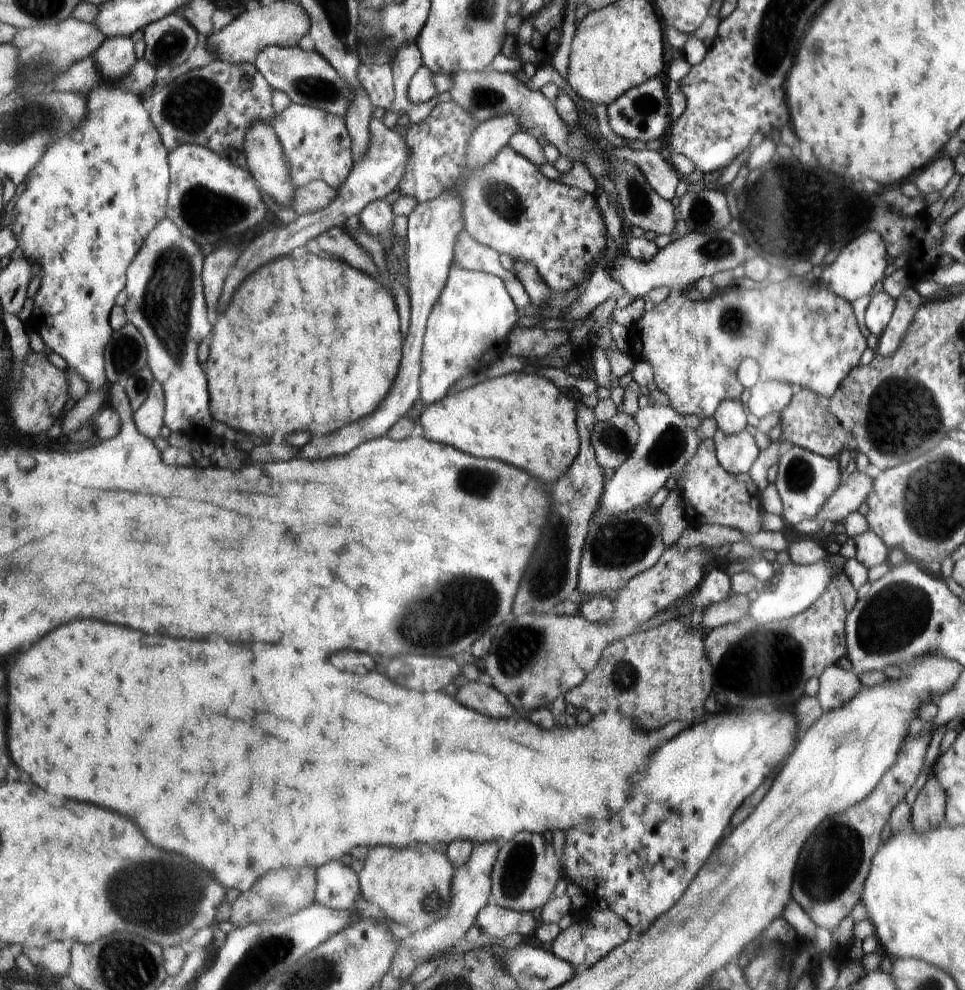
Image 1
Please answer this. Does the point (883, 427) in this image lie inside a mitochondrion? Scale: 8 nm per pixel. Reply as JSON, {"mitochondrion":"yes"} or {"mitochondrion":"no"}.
{"mitochondrion":"yes"}

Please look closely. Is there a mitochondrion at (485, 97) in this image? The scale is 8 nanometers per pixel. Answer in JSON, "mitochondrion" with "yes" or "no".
{"mitochondrion":"yes"}

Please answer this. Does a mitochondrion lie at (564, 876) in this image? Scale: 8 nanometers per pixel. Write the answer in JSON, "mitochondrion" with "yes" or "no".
{"mitochondrion":"no"}

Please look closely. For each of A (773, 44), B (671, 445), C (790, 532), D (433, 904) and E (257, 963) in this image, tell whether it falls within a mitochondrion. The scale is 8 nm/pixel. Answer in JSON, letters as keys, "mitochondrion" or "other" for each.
{"A":"mitochondrion","B":"mitochondrion","C":"other","D":"mitochondrion","E":"mitochondrion"}

